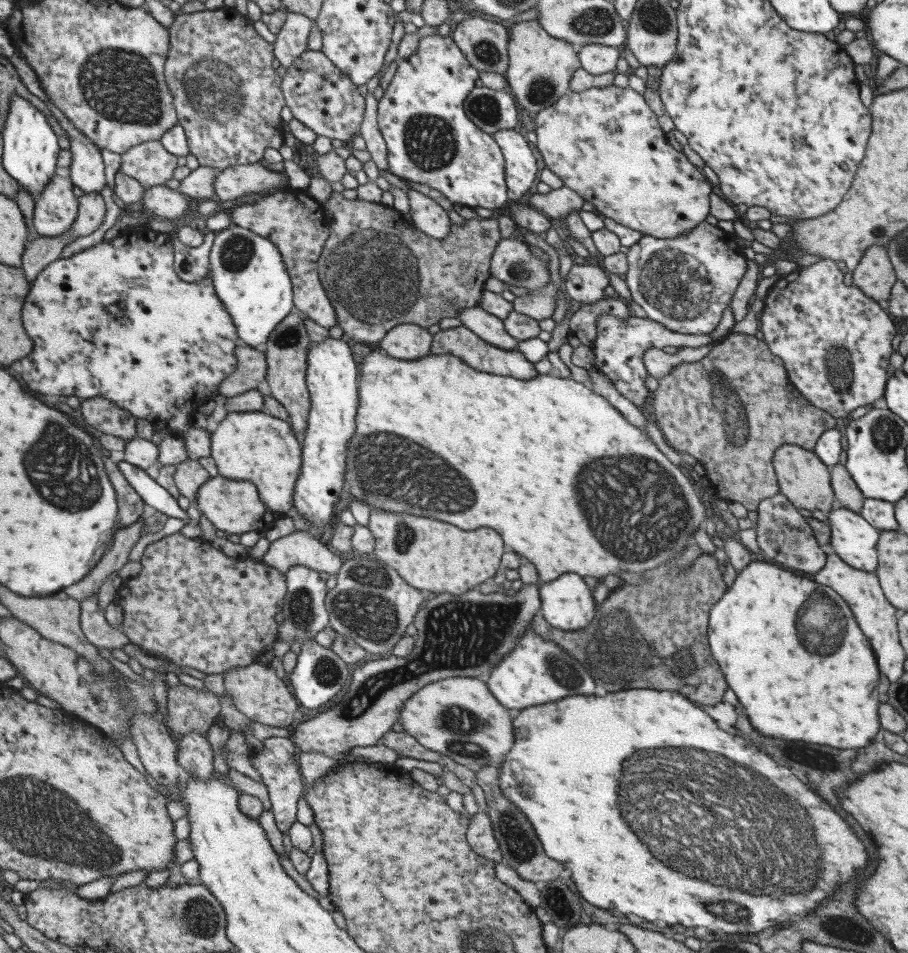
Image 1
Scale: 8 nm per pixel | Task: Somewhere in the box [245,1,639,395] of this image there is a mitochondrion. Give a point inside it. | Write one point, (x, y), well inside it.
(370, 275)

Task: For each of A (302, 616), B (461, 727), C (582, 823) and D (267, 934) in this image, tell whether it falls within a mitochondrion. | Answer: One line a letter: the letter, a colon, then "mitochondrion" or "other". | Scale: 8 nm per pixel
A: mitochondrion
B: mitochondrion
C: other
D: other

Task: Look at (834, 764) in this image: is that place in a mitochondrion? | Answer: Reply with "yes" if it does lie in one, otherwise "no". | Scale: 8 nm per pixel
yes

